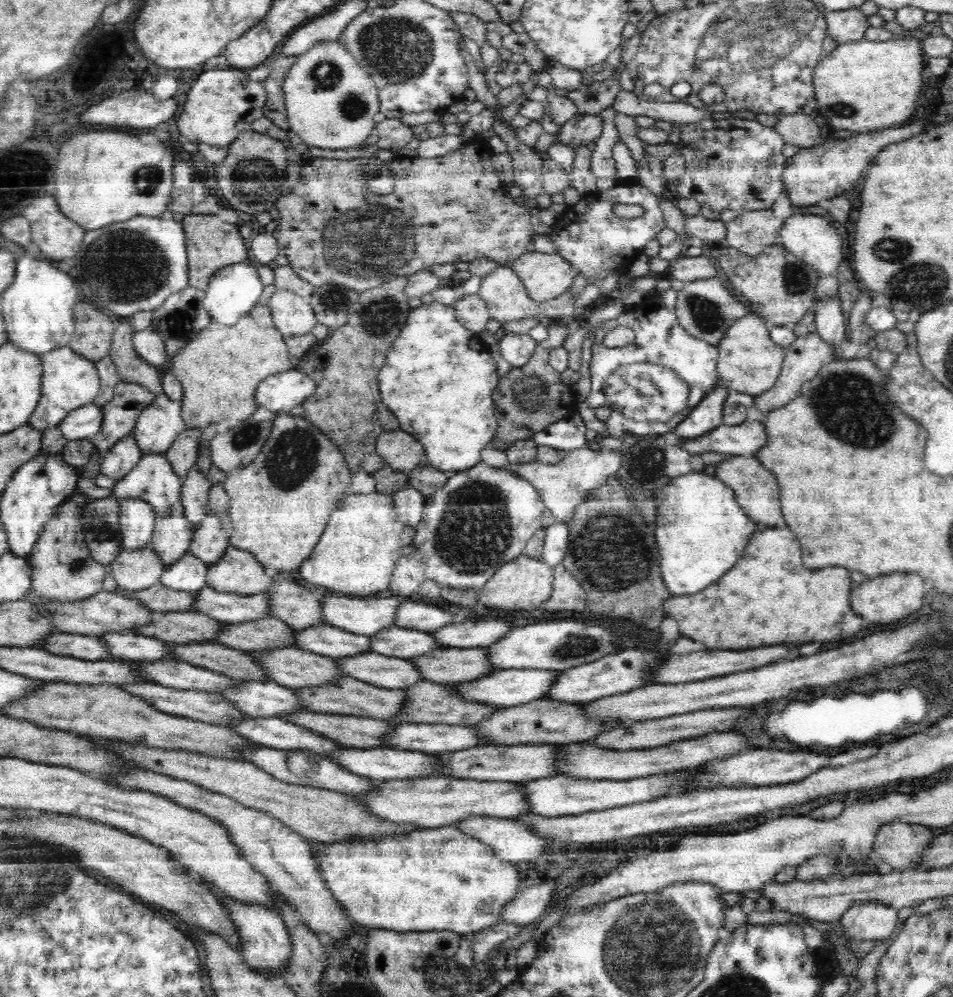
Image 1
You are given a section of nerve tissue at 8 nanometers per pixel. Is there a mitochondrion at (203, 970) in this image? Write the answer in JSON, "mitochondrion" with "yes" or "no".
{"mitochondrion":"no"}

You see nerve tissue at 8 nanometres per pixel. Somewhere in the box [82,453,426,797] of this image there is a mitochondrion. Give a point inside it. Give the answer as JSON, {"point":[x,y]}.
{"point":[100,528]}

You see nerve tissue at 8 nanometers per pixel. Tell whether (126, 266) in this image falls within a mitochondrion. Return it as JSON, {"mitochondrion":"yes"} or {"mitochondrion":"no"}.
{"mitochondrion":"yes"}

